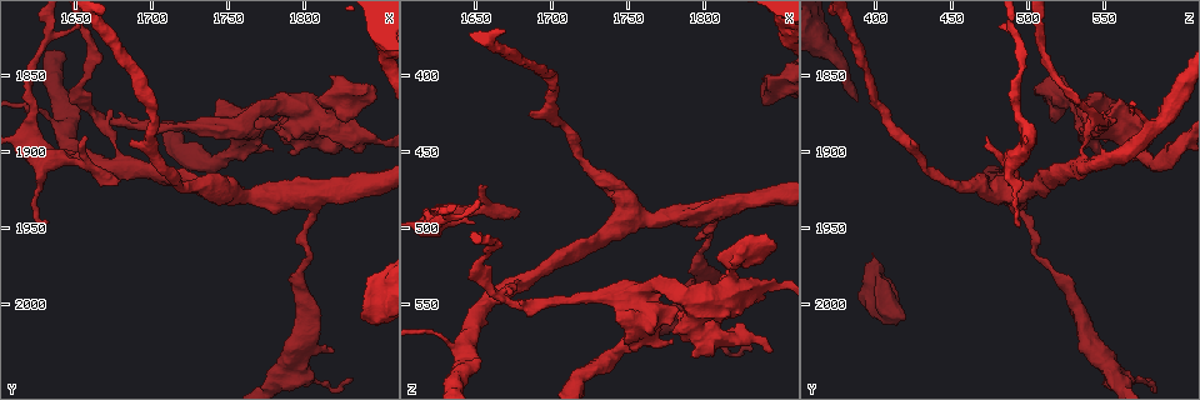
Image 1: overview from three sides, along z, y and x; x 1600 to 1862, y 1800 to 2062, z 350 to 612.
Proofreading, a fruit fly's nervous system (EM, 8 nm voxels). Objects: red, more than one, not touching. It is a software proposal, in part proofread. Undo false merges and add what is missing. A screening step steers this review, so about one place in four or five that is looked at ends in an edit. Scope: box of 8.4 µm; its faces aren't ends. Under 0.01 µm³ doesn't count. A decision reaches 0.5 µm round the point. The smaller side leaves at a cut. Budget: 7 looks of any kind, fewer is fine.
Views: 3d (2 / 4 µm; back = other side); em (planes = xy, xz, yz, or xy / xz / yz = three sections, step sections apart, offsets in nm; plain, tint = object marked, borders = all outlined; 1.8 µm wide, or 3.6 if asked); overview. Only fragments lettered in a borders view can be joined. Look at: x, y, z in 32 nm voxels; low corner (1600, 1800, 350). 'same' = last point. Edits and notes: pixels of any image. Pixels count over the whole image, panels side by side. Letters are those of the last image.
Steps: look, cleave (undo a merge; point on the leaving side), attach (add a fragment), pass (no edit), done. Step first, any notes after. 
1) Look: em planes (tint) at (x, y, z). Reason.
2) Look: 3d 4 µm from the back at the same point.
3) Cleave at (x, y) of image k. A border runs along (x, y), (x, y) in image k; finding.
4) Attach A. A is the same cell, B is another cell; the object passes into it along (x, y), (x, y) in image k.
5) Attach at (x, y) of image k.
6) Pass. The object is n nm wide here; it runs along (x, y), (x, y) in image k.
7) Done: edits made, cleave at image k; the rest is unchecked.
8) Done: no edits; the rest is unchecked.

Look: em yz step 8 (tint) at (1838, 2008, 420). Stops while still wide.

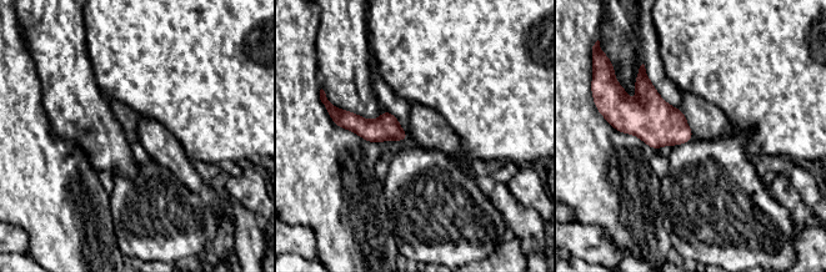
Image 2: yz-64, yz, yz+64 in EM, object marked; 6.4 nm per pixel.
Look: em planes (borders) at the same point. Another direction.

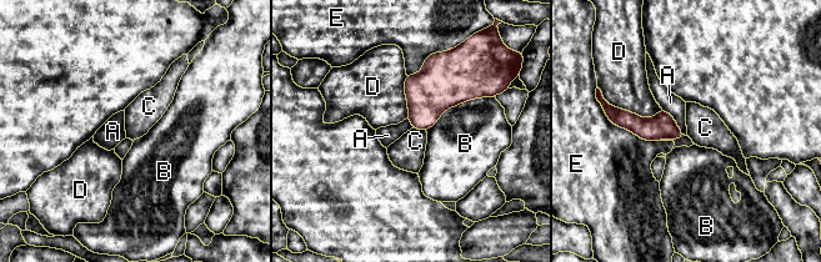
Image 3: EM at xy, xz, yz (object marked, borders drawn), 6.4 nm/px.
Pass. A, B, C, D and E are other cells; it runs along (619, 114), (679, 135) in image 3; no lettered fragment goes on from it.

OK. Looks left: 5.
Look: 3d 2 µm at (1830, 2048, 582). Free end.

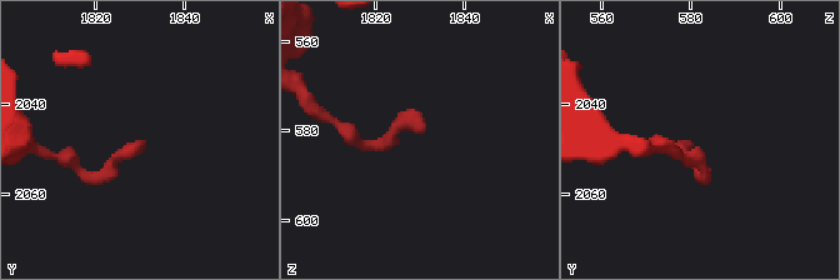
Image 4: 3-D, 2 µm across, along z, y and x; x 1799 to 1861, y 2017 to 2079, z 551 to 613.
Look: em xz step 16 (borders) at (1831, 2049, 580).

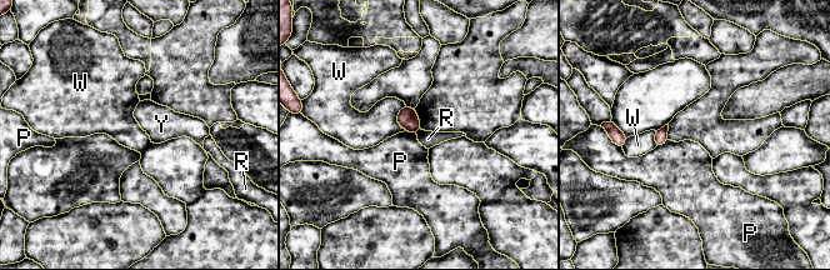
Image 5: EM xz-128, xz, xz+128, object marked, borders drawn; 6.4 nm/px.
Look: em xy step 8 (borders) at the same point.

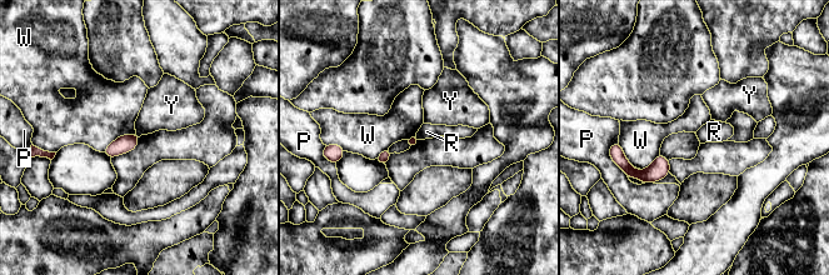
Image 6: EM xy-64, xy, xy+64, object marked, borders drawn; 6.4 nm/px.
Pass. The object is 70 nm wide here; P, R, W and Y are other cells; none of them fits.

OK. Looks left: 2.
Look: em xz step 4 (tint) at (1680, 1918, 488). Free end.

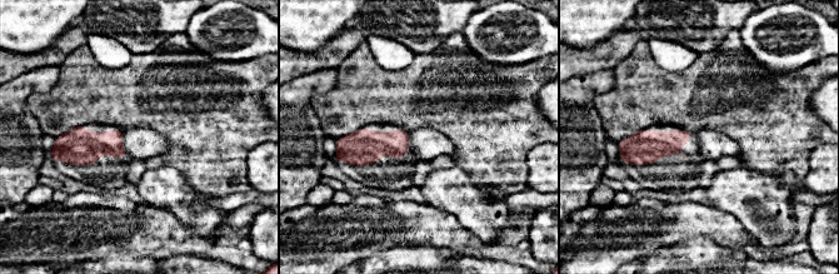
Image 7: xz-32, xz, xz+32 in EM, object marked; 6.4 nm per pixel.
Look: em planes (borders) at the same point. Another direction.

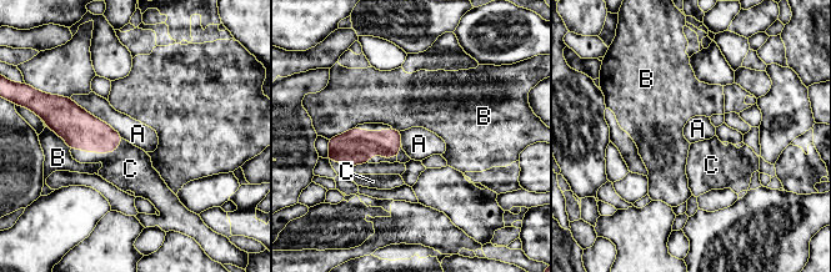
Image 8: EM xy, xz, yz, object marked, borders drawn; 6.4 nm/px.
Attach at (130, 169) of image 8. The object is 150 nm wide here; the longest contact is with A, 460 nm; C is the same cell, A and B are other cells; it goes on there.

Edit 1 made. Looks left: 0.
Done: edits made, attach at image 8; the rest is unchecked.

